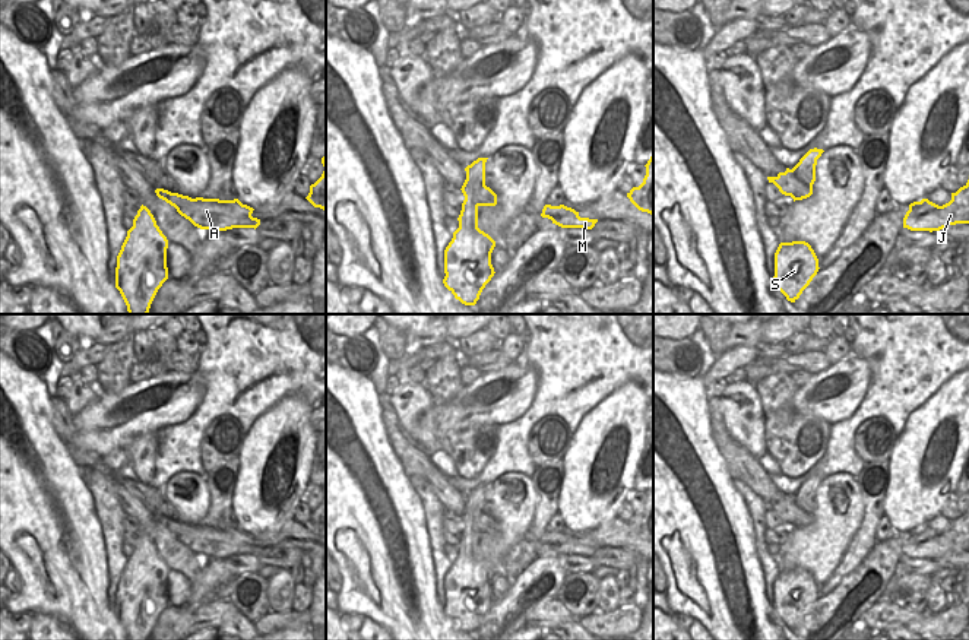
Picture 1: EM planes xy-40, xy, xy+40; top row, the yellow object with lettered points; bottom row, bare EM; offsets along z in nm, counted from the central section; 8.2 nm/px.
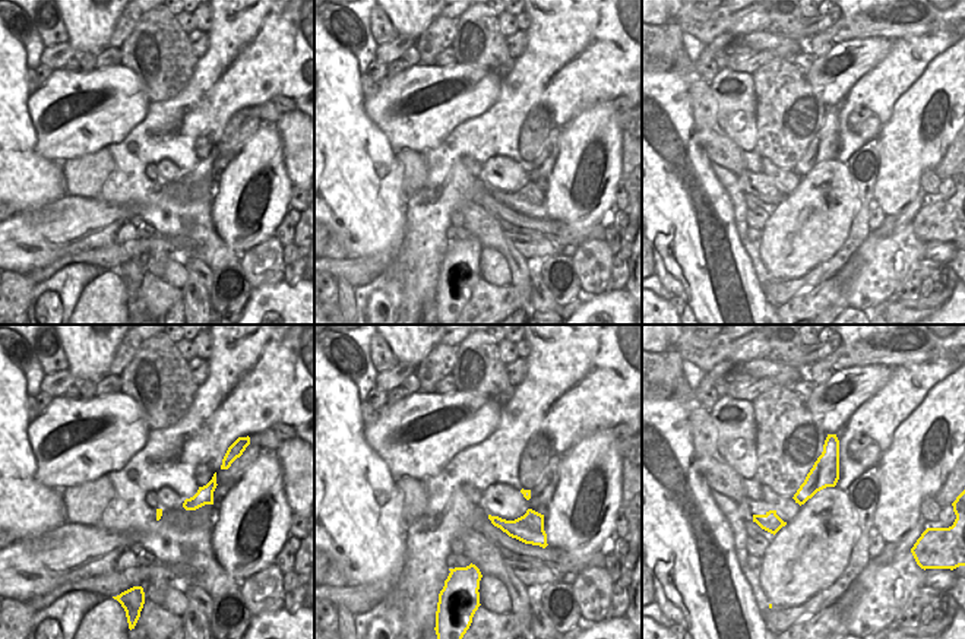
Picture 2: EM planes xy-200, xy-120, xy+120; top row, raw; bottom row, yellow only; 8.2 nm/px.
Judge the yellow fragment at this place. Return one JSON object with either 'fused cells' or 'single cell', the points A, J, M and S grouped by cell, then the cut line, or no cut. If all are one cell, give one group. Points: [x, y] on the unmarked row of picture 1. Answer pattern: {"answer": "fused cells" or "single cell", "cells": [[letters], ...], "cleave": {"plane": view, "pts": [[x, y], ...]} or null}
{"answer": "fused cells", "cells": [["A", "J", "M"], ["S"]], "cleave": {"plane": "xy", "pts": [[484, 510], [472, 513], [475, 519], [472, 529], [477, 534]]}}

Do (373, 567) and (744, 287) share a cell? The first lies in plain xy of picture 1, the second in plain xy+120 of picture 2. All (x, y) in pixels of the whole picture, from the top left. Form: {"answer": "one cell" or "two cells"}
{"answer": "one cell"}

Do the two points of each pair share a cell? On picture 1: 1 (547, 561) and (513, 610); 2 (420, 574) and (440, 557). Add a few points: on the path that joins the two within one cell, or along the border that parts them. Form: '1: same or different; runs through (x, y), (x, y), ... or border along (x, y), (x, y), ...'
1: same; runs through (541, 573), (525, 589), (522, 598)
2: different; border along (426, 529), (430, 538), (437, 596)

